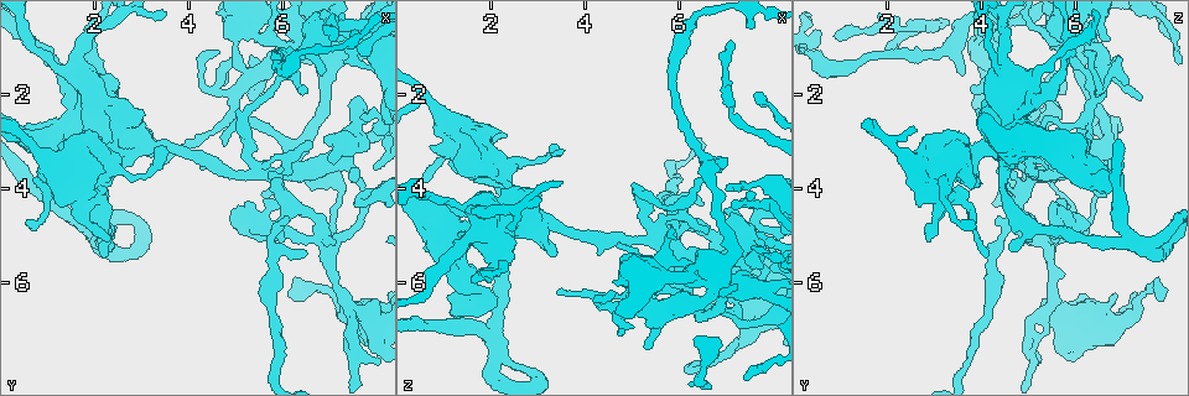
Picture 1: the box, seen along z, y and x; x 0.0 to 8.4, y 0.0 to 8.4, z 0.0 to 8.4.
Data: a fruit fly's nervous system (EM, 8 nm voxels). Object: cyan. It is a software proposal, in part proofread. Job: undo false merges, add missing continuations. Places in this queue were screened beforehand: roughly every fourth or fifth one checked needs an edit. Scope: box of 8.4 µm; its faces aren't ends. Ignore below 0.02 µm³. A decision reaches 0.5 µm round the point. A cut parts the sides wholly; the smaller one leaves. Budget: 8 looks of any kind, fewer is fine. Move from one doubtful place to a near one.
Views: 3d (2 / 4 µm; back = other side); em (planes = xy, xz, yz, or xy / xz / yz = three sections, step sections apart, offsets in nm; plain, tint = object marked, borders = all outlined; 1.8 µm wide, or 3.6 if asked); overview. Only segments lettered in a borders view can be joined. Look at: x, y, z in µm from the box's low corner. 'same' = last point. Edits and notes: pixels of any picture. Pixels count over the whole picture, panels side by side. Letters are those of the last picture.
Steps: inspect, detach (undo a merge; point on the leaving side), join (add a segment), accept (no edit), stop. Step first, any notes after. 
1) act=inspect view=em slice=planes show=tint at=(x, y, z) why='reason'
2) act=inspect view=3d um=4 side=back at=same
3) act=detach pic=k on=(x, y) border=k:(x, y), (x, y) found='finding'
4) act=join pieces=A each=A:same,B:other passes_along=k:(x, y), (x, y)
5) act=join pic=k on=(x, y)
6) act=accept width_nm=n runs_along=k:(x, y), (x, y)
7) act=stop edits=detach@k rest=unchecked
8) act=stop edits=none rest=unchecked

act=inspect view=3d um=4 at=(7.55, 6.55, 5.40) why='sharp bend'

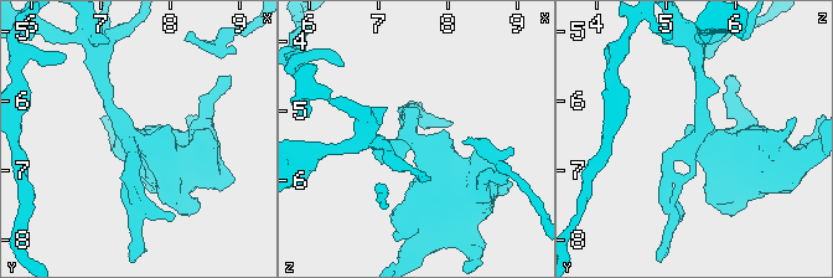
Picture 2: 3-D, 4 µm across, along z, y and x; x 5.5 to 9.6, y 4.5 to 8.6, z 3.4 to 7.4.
act=inspect view=em um=3.6 slice=yz step=16 show=tint at=(7.50, 6.55, 5.45)

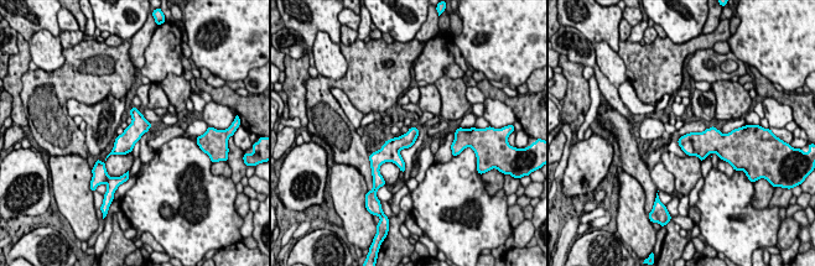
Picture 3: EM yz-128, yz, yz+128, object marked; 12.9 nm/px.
act=inspect view=em um=3.6 slice=planes show=borders at=same

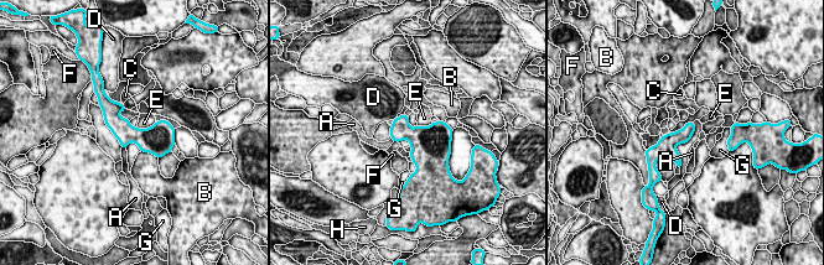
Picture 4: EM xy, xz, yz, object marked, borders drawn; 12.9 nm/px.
act=accept width_nm=190 each=A:other,B:other,C:other,D:other,E:other,F:other,G:other,H:other border=4:(693, 121), (669, 133) found='continuous, no second cell'

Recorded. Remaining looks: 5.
act=inspect view=3d um=2 side=back at=(5.65, 0.70, 5.40) why='sharp bend'

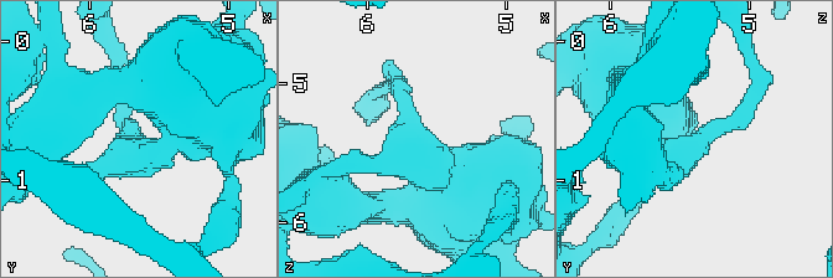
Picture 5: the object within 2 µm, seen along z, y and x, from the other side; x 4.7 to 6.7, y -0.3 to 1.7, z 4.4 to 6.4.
act=inspect view=em slice=planes show=borders at=(5.68, 0.76, 5.36) why='need the tissue'

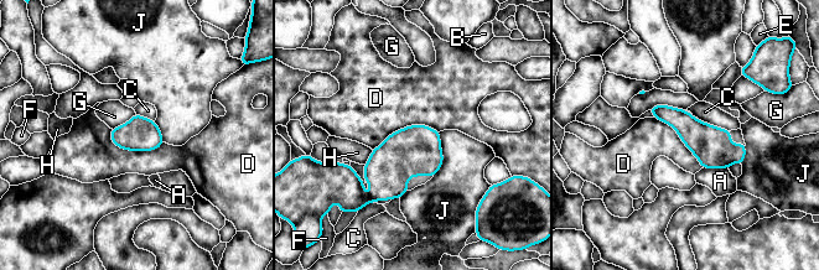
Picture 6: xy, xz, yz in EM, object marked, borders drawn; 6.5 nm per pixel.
act=accept each=A:other,B:other,C:other,D:other,E:other,F:other,G:other,H:other,J:other border=6:(439, 131), (410, 124), (372, 150) found='all the same cell'

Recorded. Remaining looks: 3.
act=inspect view=em slice=planes show=borders at=(1.05, 2.95, 4.80) why='arms part here'

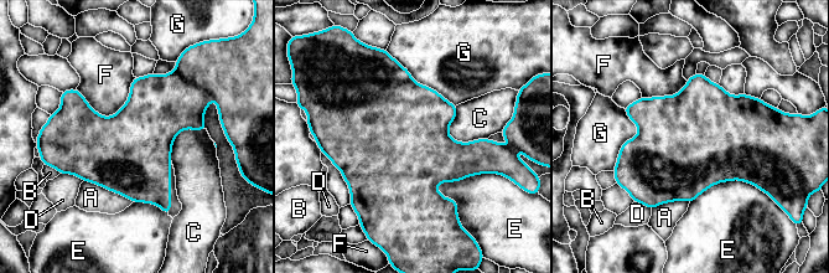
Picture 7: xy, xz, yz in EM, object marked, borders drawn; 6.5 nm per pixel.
act=accept each=A:other,B:other,C:other,D:other,E:other,F:other,G:other border=7:(135, 77), (110, 116), (76, 89) found='one cell here'

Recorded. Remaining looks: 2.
act=stop edits=none rest=unchecked

